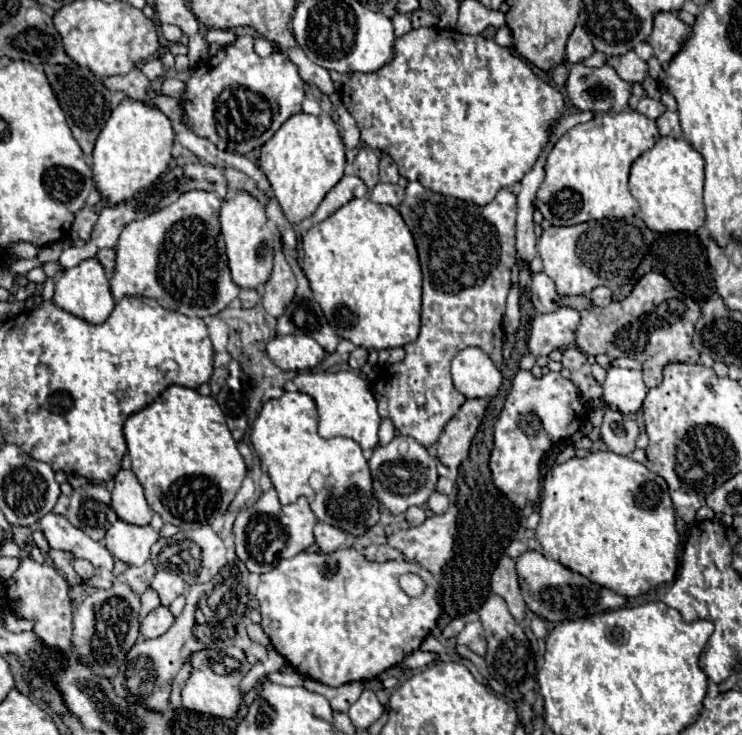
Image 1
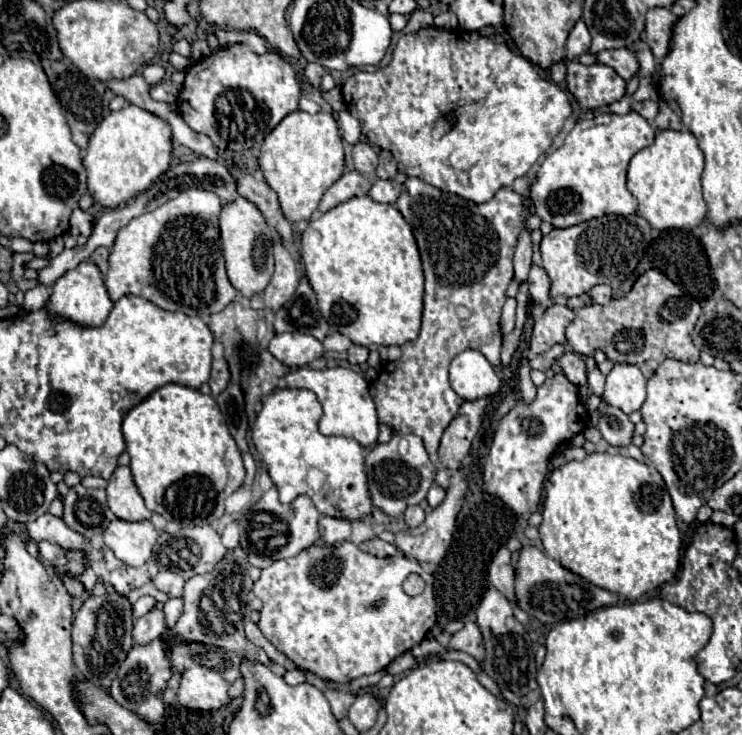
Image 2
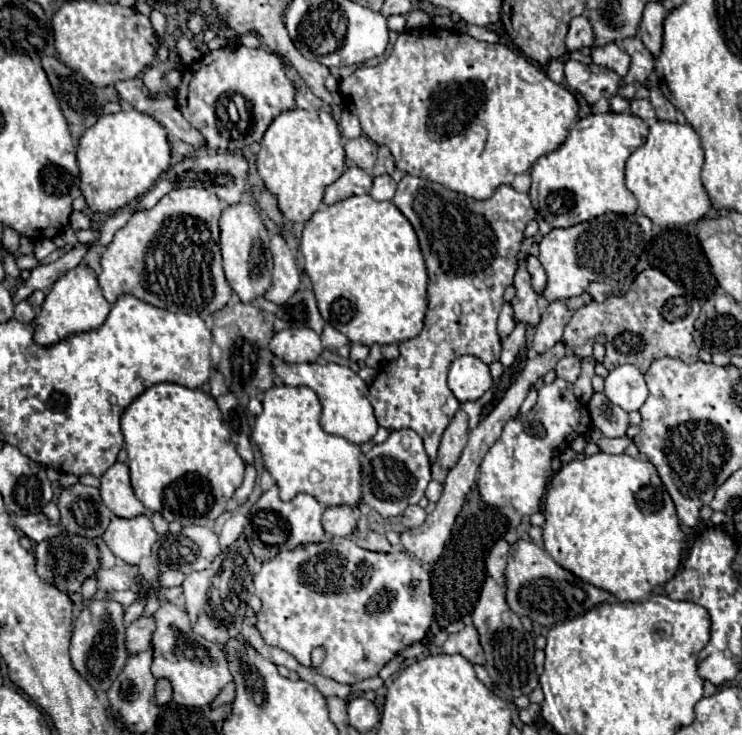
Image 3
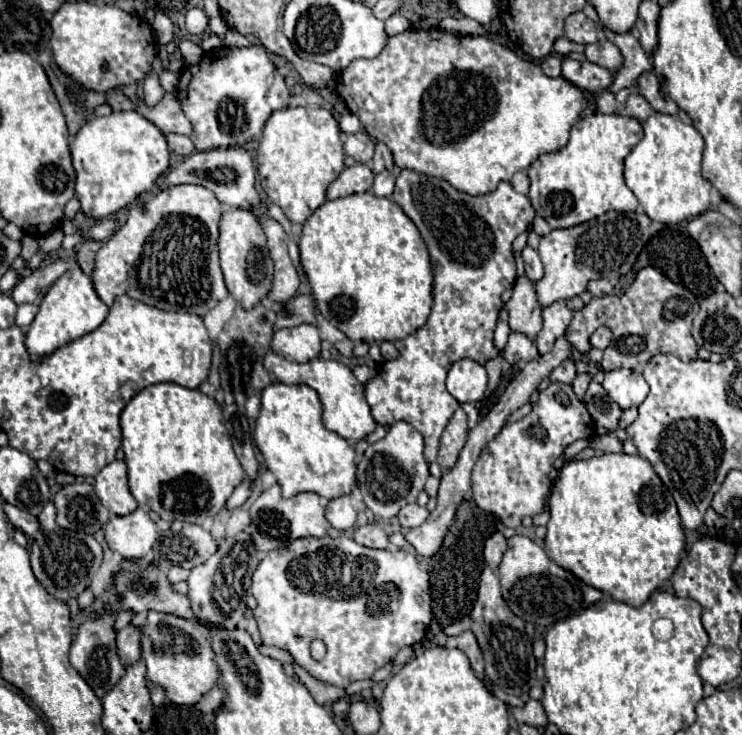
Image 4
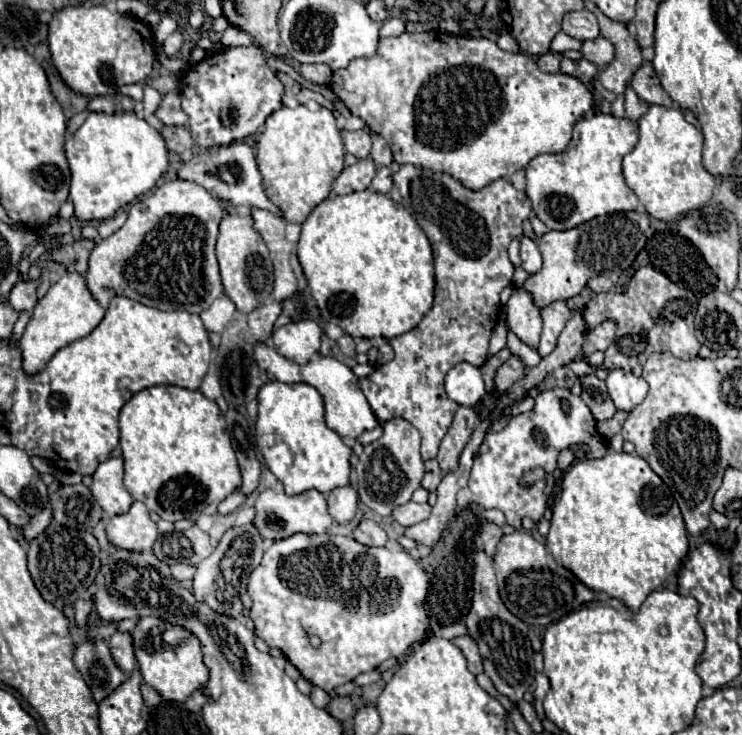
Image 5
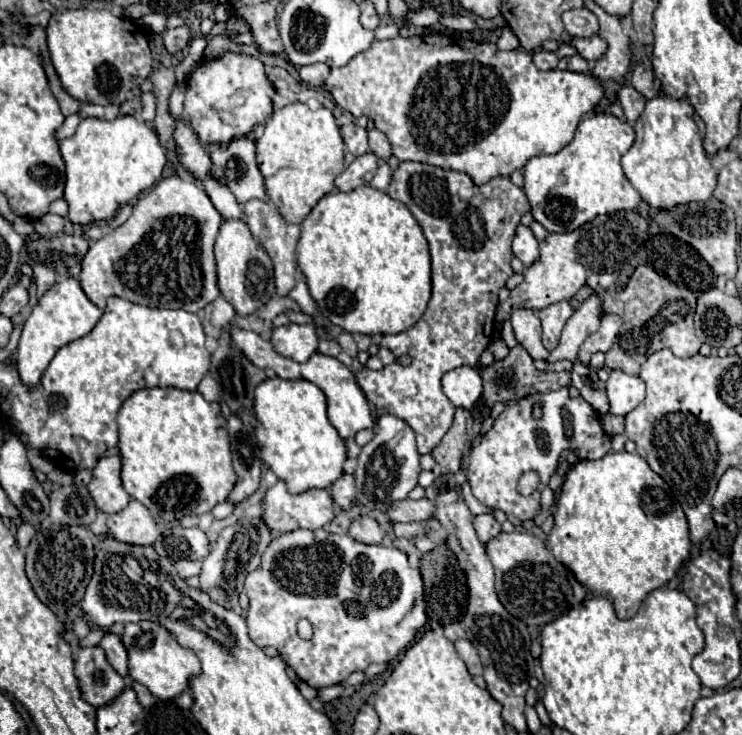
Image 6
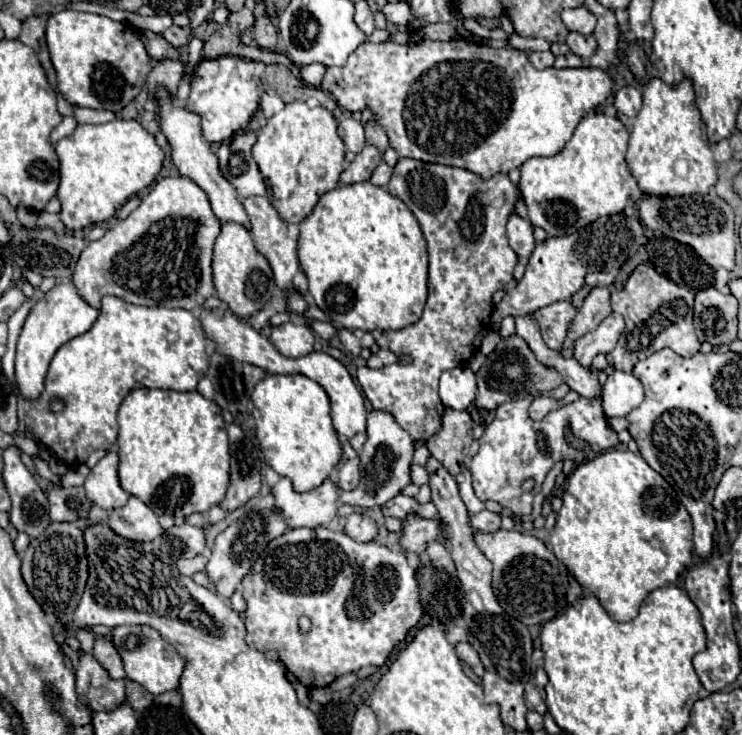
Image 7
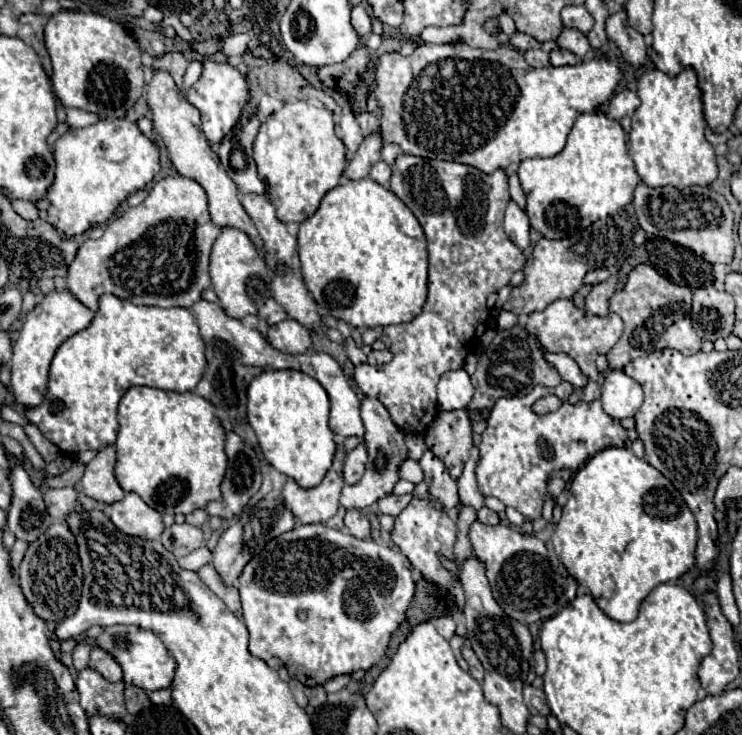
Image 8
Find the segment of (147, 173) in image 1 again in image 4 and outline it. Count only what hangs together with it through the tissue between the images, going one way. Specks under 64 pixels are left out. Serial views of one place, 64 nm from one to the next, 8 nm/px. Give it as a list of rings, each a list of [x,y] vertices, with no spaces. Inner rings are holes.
[[[136,110],[94,116],[72,140],[70,152],[76,168],[76,198],[82,204],[82,212],[94,218],[112,216],[140,194],[152,190],[158,176],[166,172],[170,160],[168,144],[160,128]]]

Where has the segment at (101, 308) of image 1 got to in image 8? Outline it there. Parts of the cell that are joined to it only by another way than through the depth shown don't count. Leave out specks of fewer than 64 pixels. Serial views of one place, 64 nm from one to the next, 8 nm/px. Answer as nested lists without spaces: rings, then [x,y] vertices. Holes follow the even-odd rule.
[[[52,290],[44,296],[40,304],[34,306],[32,312],[26,314],[22,330],[18,334],[18,340],[14,344],[12,354],[12,388],[16,394],[16,402],[20,406],[38,406],[46,394],[48,384],[48,368],[50,362],[62,342],[66,342],[70,336],[82,332],[90,326],[94,320],[94,312],[86,308],[76,296],[72,296],[70,290]]]

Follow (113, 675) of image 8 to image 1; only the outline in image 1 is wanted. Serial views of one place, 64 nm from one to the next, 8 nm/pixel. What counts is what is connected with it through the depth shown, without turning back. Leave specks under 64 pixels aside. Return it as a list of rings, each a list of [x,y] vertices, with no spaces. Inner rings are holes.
[[[158,606],[156,610],[152,610],[140,626],[140,634],[144,638],[158,638],[162,636],[174,622],[174,614],[170,612],[168,606]]]

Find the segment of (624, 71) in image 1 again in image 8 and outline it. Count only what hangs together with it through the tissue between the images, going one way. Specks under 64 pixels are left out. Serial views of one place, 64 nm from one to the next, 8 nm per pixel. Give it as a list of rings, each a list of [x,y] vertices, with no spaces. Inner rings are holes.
[[[564,30],[560,34],[560,40],[556,40],[560,48],[570,50],[572,54],[576,54],[578,58],[586,58],[590,54],[590,40],[586,38],[586,34],[578,32],[578,30]]]

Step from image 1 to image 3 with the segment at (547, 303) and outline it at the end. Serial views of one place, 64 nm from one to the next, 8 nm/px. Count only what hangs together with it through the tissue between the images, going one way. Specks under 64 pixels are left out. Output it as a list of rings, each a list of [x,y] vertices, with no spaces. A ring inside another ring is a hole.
[[[528,256],[528,272],[532,276],[532,288],[536,290],[538,296],[542,296],[542,292],[546,288],[546,272],[544,272],[542,264],[538,262],[538,258]]]

